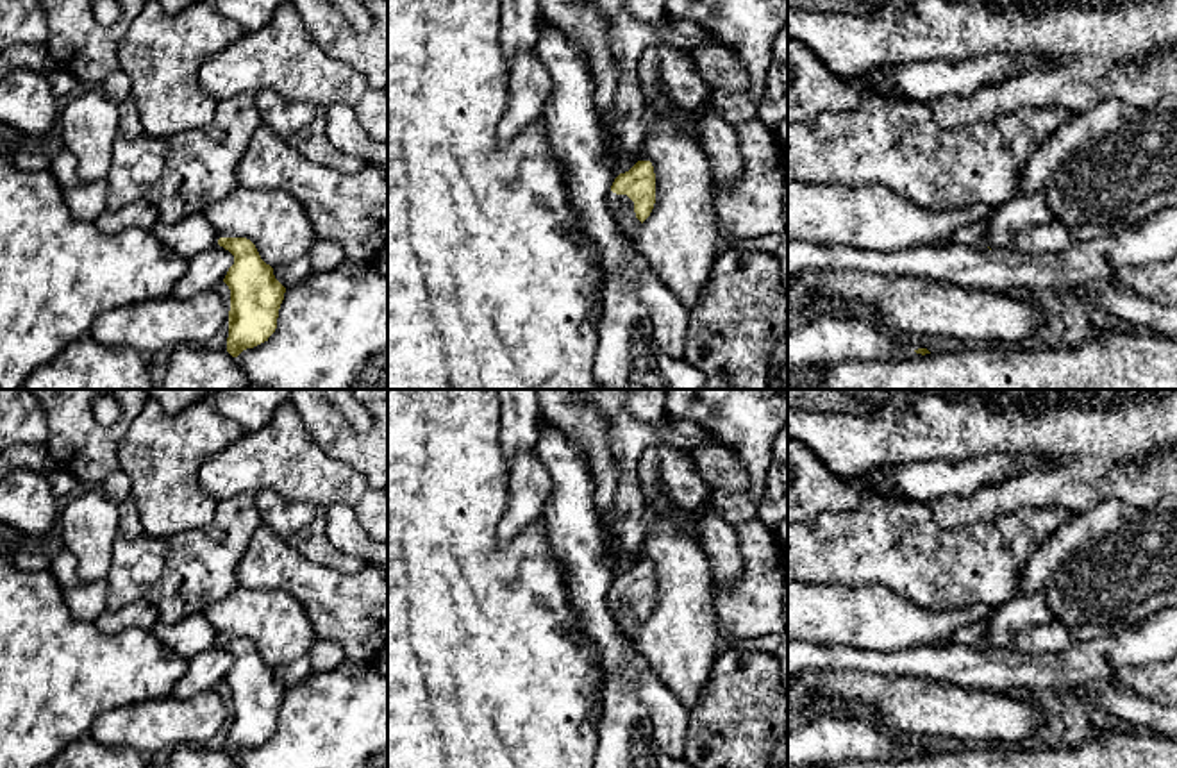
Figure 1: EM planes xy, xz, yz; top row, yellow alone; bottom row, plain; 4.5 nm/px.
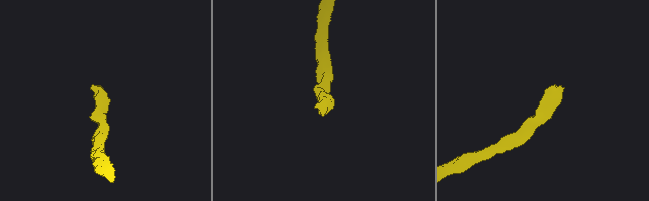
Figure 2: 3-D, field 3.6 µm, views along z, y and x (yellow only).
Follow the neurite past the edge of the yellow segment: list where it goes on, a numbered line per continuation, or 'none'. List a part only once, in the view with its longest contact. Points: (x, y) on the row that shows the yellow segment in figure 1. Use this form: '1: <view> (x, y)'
1: xz (615, 202)

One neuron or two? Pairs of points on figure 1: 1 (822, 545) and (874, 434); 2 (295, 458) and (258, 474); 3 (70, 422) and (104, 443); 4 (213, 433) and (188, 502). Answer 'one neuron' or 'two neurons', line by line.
1: two neurons
2: one neuron
3: one neuron
4: one neuron

